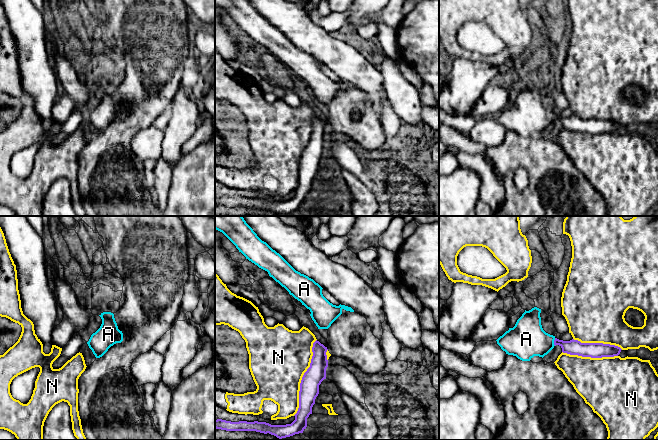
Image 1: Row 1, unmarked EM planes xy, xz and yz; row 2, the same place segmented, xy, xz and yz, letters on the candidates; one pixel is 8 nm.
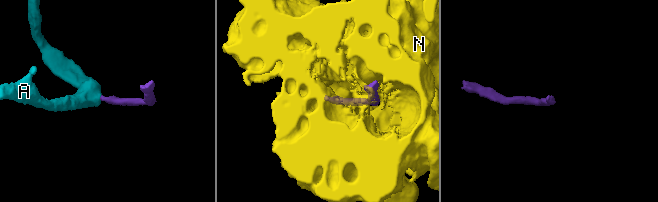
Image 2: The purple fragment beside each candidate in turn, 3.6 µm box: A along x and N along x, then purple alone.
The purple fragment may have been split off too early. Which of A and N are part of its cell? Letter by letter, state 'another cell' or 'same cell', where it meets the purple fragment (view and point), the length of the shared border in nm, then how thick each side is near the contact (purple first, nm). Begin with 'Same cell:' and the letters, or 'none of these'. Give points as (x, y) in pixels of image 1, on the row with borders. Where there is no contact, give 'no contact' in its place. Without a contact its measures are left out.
Same cell: N
A: another cell; meets purple in yz at (554, 342); contact 60 nm long; 130 nm thick on the purple side, 300 nm on the other
N: same cell; meets purple in xz at (302, 377); contact 650 nm long; 160 nm thick on the purple side, 480 nm on the other

